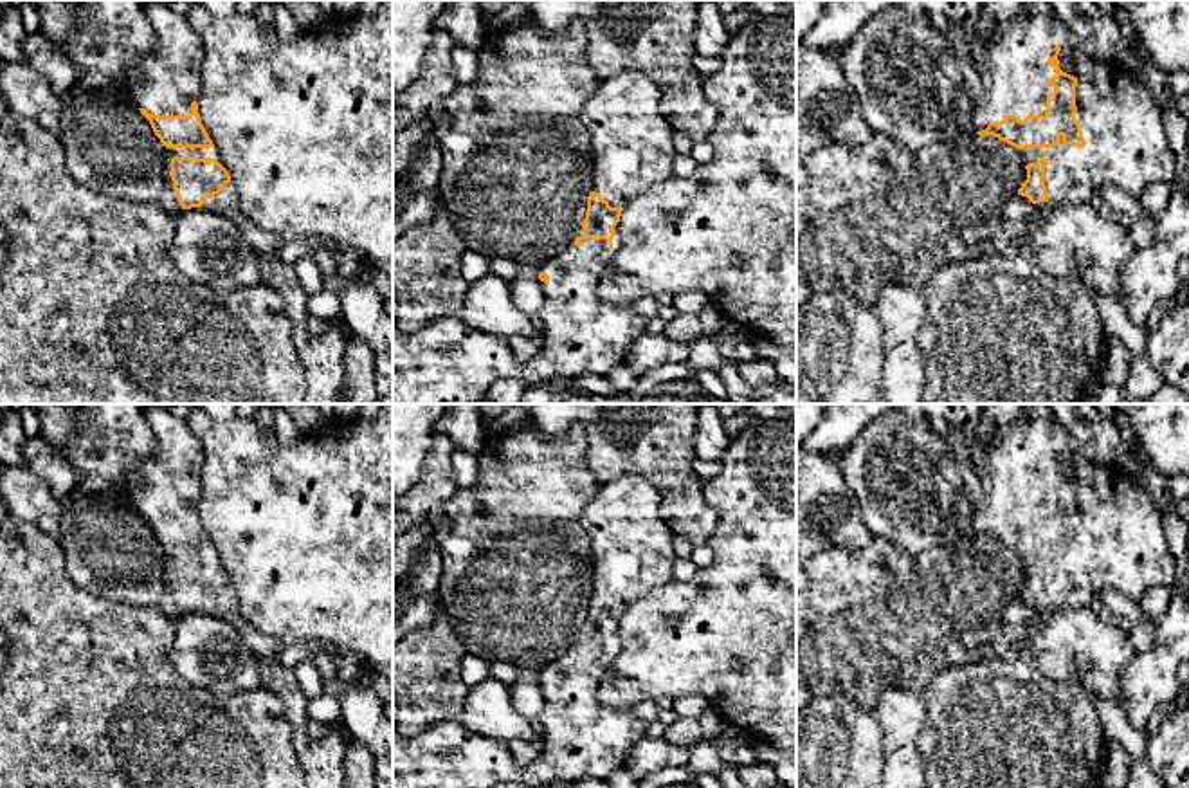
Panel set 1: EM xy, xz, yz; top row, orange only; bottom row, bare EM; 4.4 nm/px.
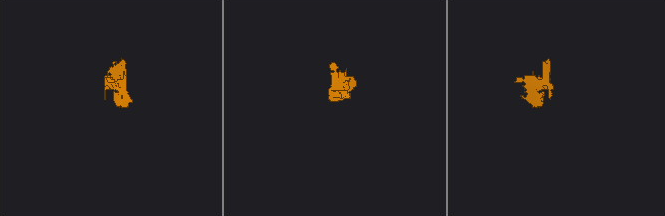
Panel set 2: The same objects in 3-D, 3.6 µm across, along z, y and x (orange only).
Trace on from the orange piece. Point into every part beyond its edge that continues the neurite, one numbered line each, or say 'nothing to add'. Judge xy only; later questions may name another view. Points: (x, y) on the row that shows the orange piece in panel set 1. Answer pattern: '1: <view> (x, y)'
1: xy (166, 82)
2: xy (168, 201)

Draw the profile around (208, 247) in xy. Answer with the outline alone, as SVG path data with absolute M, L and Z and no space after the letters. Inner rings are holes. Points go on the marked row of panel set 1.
M200 207L175 218L169 256L191 281L231 292L263 281L254 247L227 216Z

